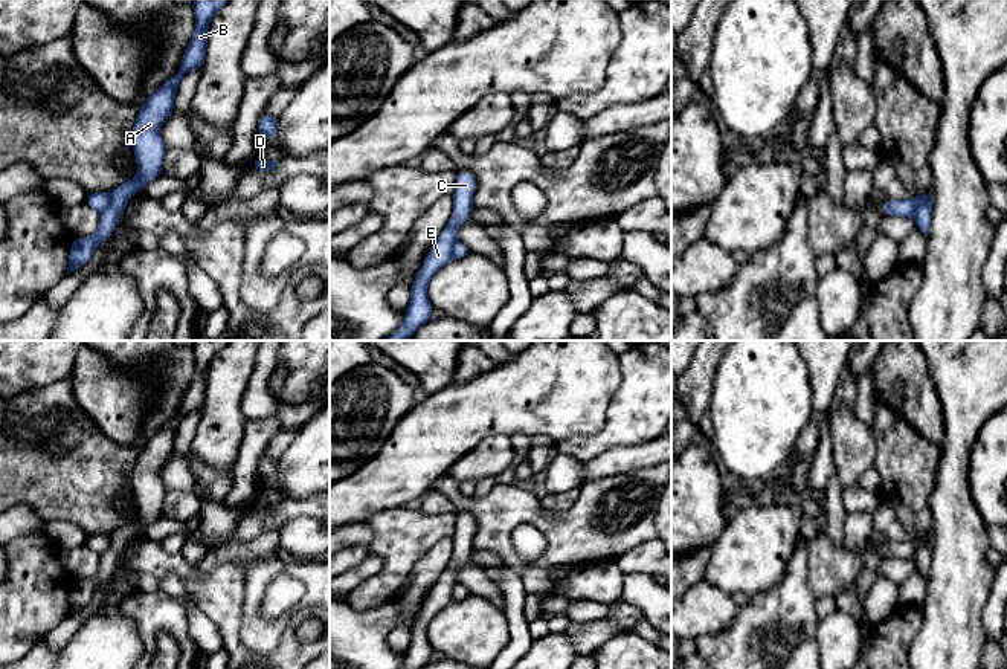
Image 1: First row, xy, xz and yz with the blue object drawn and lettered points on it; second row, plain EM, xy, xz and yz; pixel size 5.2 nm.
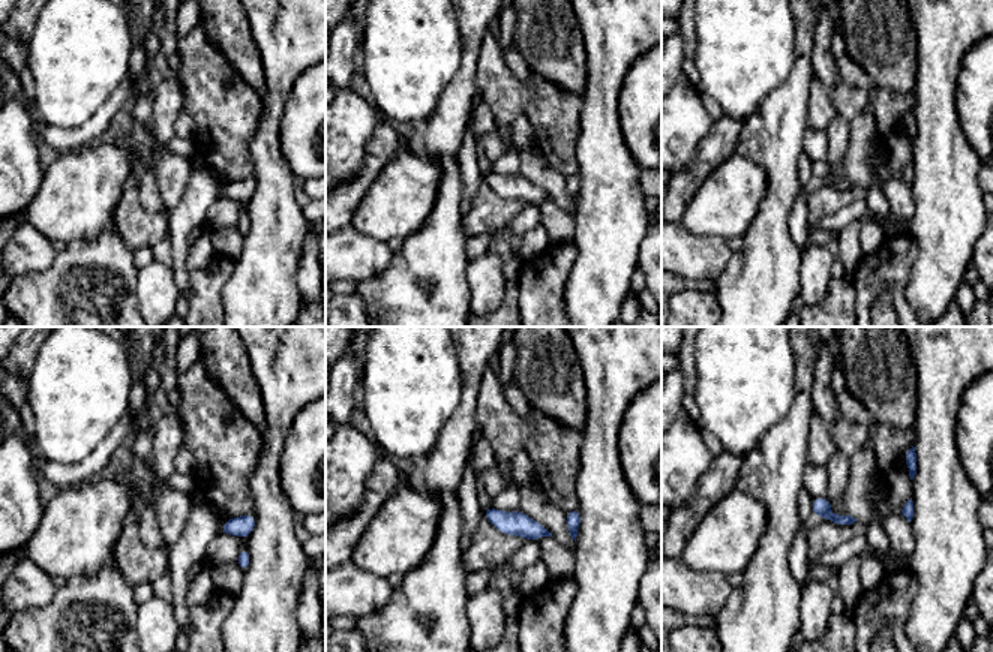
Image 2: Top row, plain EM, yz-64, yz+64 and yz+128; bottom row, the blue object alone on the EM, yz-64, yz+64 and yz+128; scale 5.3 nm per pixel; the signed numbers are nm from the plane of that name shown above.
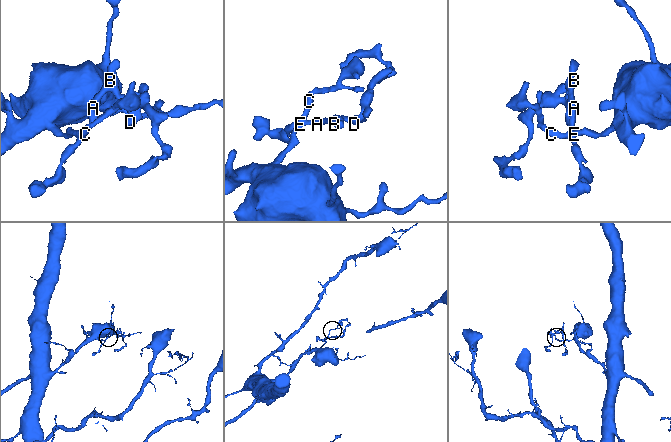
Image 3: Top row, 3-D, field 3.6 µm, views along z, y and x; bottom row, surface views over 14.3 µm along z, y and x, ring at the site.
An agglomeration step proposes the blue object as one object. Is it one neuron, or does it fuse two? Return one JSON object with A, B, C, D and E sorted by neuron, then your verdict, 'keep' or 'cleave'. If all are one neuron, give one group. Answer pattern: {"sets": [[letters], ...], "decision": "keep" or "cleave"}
{"sets": [["A", "B", "D"], ["C", "E"]], "decision": "cleave"}

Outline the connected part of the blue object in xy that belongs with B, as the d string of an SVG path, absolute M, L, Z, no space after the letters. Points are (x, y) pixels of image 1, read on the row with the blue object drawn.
M194 0L195 29L183 53L180 70L143 101L134 121L131 144L137 162L137 176L110 192L110 205L99 214L99 226L93 235L75 237L70 244L67 273L82 267L93 257L96 246L111 237L127 202L139 188L148 185L162 174L163 156L168 147L163 144L159 128L174 112L174 98L182 78L191 69L203 69L209 21L227 2L229 0Z

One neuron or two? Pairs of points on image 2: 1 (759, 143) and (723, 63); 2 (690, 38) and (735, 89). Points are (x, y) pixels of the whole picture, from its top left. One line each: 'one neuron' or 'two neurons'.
1: two neurons
2: two neurons

